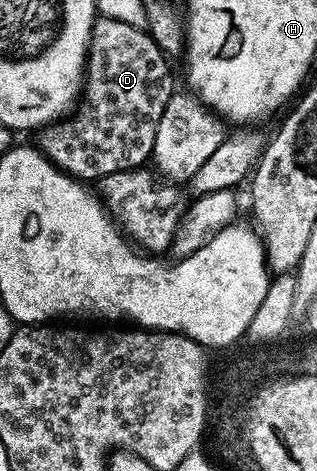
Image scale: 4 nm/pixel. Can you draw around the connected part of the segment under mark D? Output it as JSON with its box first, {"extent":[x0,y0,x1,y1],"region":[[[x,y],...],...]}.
{"extent":[39,16,174,183],"region":[[[97,16],[92,25],[88,55],[84,63],[82,96],[71,115],[39,130],[40,152],[63,173],[85,183],[99,182],[101,177],[114,175],[114,171],[141,168],[153,156],[158,121],[174,92],[172,69],[168,65],[171,65],[169,58],[165,57],[147,31],[120,19]]]}

